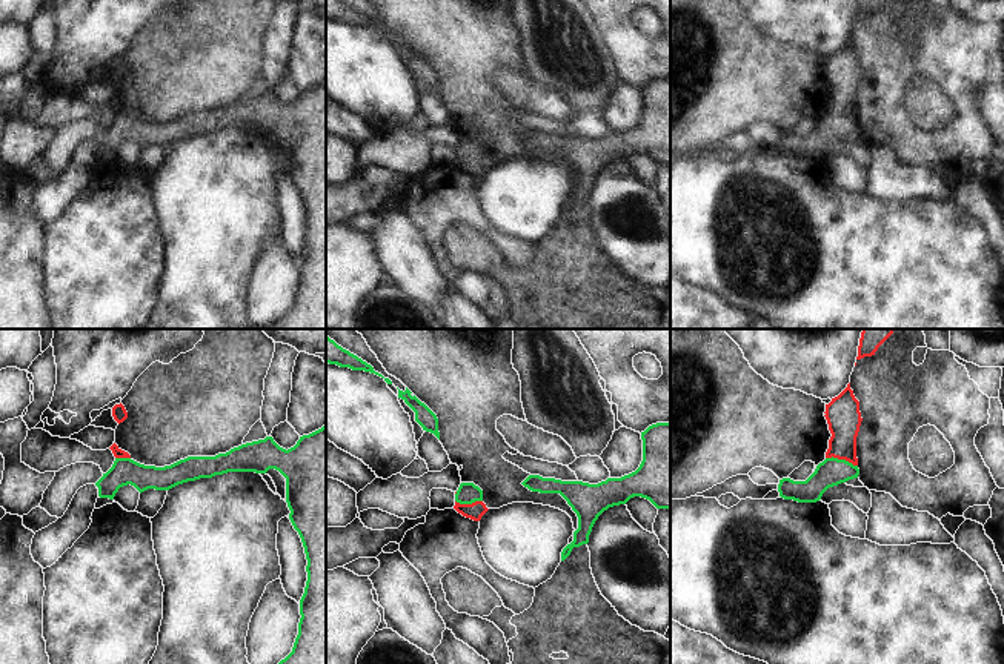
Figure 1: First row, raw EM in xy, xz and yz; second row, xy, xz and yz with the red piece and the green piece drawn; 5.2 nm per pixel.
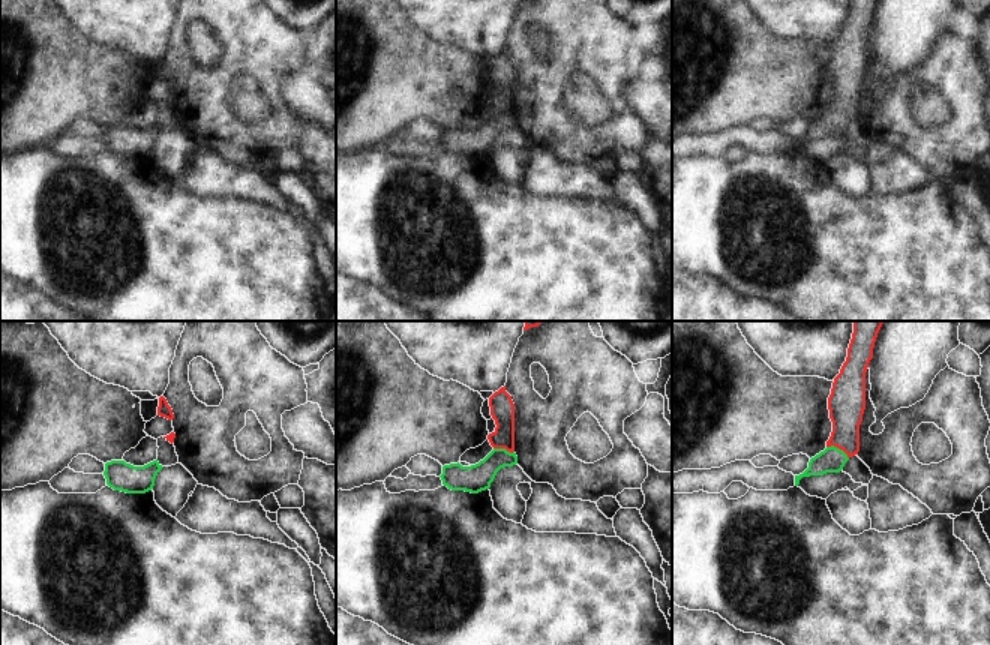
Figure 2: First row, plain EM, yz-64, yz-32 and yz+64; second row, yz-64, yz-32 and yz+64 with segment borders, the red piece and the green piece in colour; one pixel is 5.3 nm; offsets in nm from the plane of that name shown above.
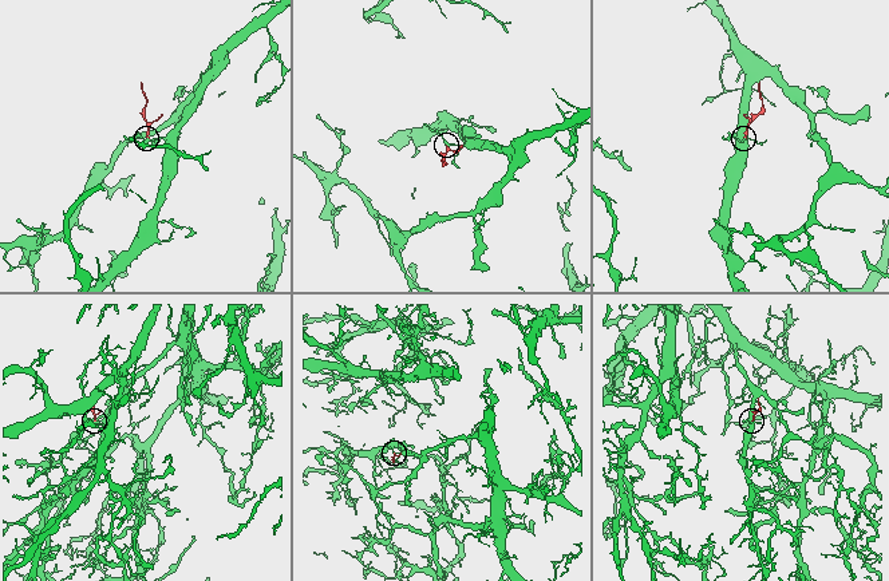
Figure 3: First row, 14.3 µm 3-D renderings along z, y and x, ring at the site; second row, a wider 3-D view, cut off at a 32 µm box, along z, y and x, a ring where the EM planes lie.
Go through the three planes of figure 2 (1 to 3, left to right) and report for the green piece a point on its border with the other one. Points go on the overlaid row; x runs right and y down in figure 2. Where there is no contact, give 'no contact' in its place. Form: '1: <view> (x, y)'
1: no contact
2: yz-32 (504, 447)
3: yz+64 (839, 447)

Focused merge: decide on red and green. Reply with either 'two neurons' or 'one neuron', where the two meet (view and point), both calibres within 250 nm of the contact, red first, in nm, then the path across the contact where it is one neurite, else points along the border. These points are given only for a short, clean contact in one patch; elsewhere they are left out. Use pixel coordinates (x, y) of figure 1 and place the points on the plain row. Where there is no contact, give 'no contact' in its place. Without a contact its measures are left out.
one neuron; contact yz (841, 114); calibres 180 and 150 nm; way yz (843, 71), (841, 114), (831, 128)

